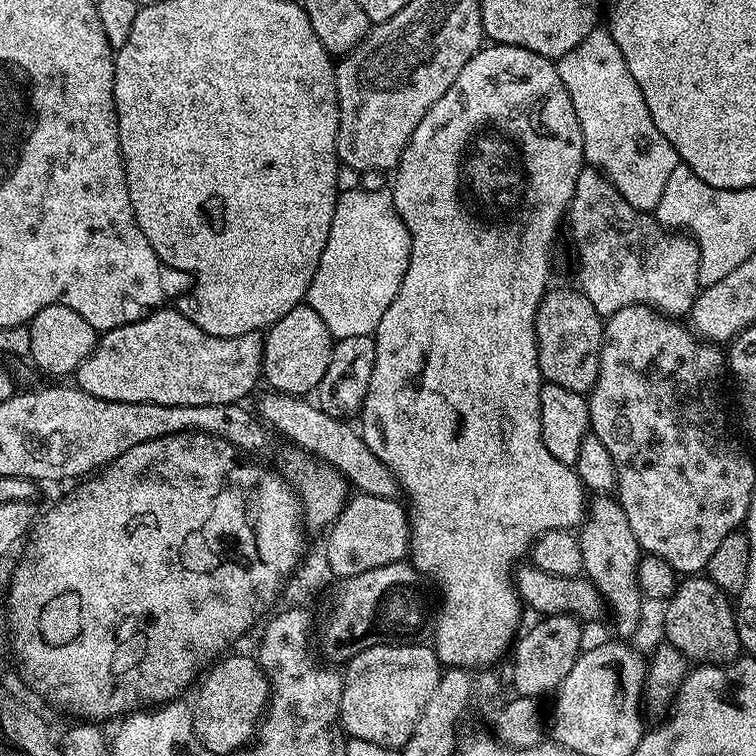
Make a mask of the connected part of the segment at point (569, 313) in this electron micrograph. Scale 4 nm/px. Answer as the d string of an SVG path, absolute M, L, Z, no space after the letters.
M555 288L545 293L536 315L536 339L539 342L539 370L545 383L562 386L581 394L591 391L596 384L597 371L600 369L600 352L604 343L604 318L600 316L590 302L590 298L580 293L579 289Z

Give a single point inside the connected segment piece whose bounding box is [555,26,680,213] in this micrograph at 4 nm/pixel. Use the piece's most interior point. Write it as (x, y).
(620, 140)

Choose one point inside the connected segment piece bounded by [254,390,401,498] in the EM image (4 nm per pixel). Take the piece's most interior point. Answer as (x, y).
(329, 438)

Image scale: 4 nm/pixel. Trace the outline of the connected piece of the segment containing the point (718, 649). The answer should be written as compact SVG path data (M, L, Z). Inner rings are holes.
M692 574L681 579L674 595L669 596L664 608L663 639L697 665L733 664L741 659L740 635L736 629L736 614L729 593L722 591L707 575Z

